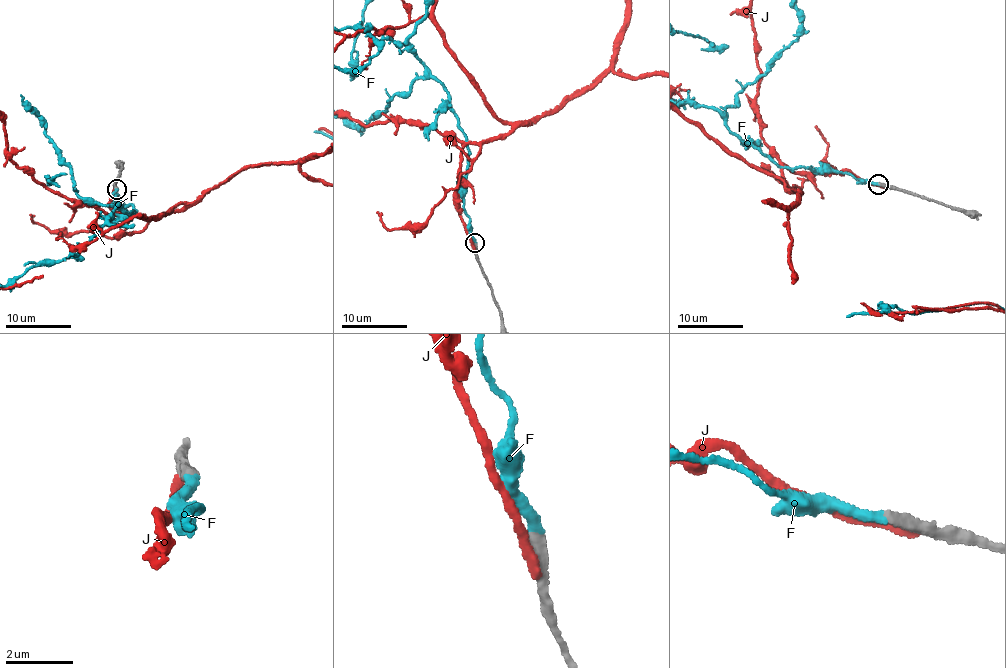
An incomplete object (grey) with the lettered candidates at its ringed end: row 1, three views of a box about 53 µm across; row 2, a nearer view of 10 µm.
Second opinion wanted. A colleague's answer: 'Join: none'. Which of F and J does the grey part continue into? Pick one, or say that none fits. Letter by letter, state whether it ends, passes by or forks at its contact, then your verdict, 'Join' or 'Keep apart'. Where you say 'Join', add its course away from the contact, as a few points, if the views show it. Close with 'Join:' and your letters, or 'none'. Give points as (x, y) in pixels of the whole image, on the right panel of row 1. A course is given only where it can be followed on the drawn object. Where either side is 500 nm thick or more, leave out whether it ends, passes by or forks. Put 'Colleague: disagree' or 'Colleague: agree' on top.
Colleague: disagree
F: It ends there. Join
J: It ends there. Keep apart
Join: F

